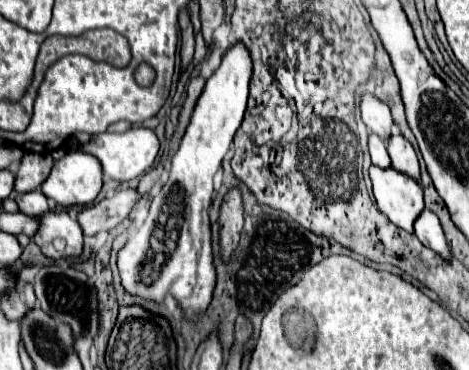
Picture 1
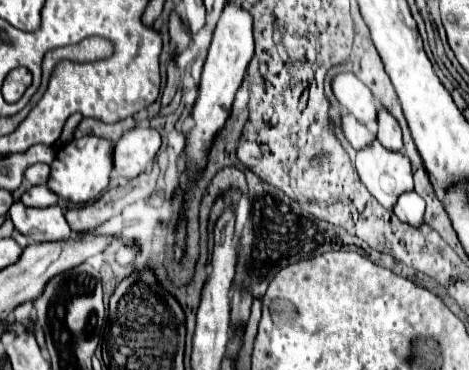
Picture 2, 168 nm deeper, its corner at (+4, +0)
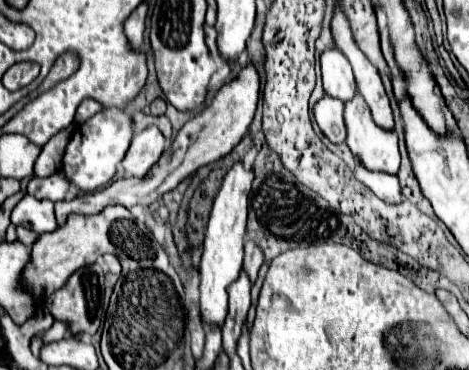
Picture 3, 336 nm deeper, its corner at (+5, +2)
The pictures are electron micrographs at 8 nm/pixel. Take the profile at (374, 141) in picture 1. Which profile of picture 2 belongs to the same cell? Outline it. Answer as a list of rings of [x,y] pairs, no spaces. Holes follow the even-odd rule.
[[[353,115],[343,117],[343,133],[345,133],[347,141],[353,145],[355,151],[359,151],[363,147],[369,147],[375,139],[375,135],[363,123],[359,123]]]

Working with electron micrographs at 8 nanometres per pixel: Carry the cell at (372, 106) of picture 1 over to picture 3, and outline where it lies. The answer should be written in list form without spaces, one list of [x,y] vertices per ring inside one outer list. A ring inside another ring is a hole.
[[[336,47],[326,49],[320,55],[320,69],[322,69],[322,81],[324,91],[340,101],[348,101],[348,97],[354,97],[356,85],[354,75],[350,69],[350,63],[342,53],[338,53]]]

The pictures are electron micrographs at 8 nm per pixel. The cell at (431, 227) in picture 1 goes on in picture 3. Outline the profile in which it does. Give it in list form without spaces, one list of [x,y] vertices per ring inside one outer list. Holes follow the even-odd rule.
[[[354,157],[354,177],[364,183],[372,193],[376,193],[386,203],[398,203],[402,201],[400,183],[396,175],[382,173],[382,171],[370,171],[366,169],[358,157]]]

